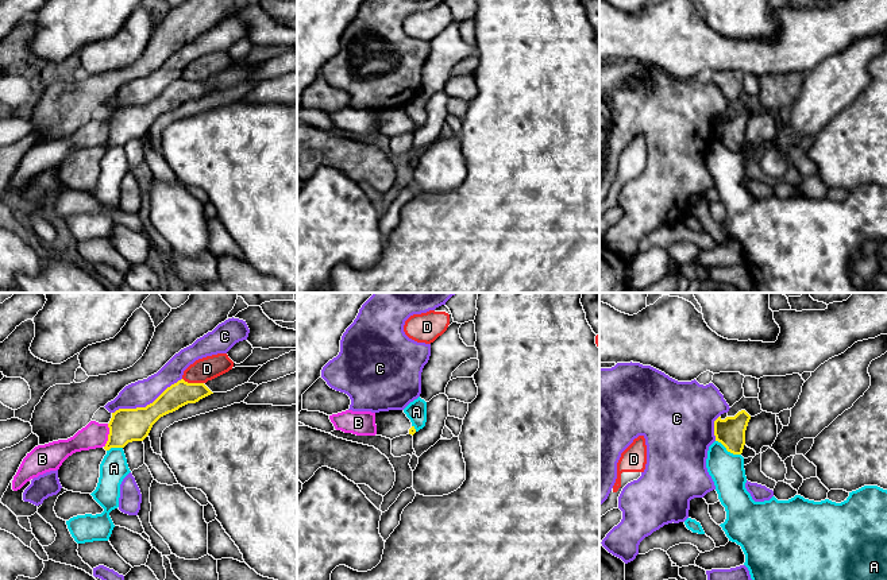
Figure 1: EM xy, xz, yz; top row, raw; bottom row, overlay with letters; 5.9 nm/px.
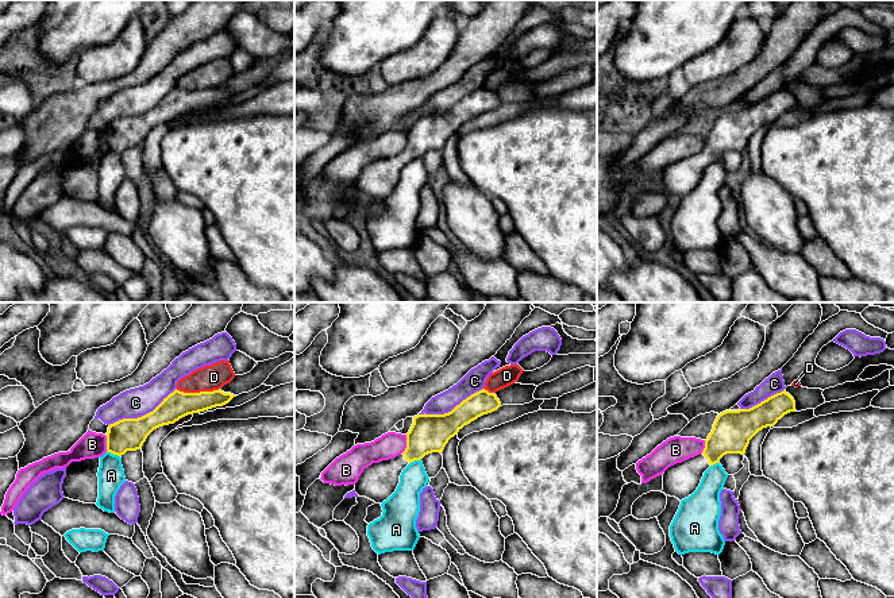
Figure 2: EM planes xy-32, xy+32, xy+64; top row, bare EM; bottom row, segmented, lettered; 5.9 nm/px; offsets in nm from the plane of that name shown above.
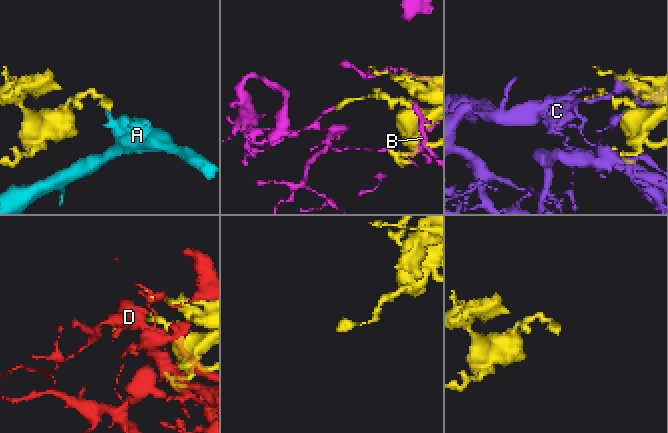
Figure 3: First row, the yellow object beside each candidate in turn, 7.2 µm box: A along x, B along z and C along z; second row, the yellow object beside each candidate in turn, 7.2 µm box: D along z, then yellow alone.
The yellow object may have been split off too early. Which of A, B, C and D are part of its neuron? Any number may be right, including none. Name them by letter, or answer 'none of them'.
none of them

